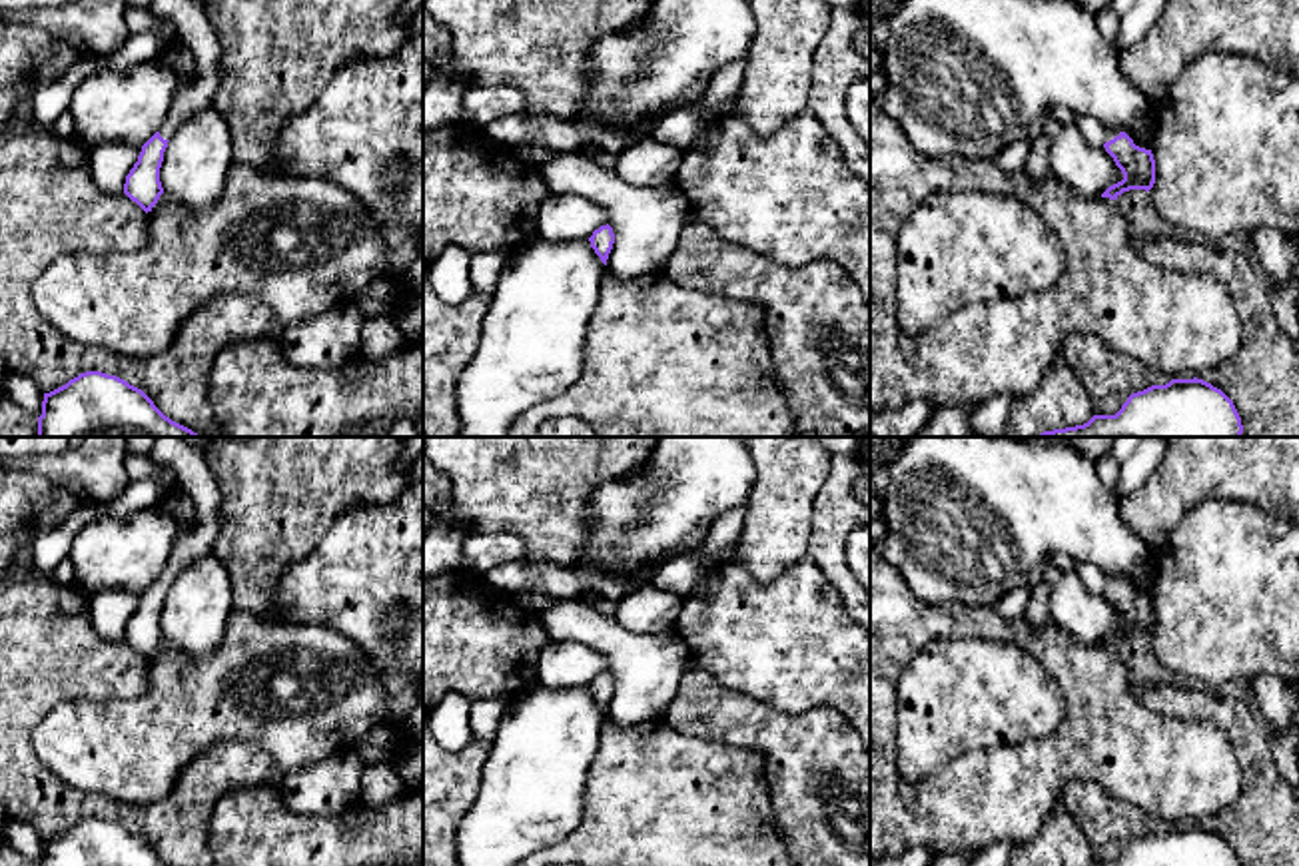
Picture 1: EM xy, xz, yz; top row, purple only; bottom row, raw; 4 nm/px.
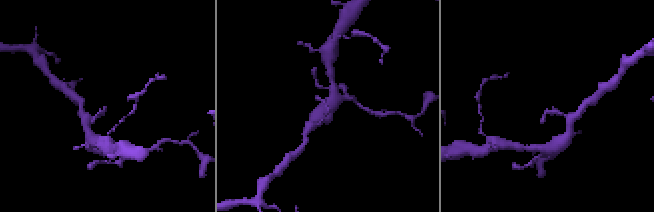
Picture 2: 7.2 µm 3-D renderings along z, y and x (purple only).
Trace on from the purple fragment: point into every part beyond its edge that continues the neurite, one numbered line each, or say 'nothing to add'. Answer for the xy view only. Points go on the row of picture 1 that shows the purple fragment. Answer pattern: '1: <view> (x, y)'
1: xy (192, 28)

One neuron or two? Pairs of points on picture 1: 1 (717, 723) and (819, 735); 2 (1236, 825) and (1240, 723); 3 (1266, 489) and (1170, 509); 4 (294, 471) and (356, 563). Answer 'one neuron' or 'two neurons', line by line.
1: one neuron
2: one neuron
3: one neuron
4: two neurons

